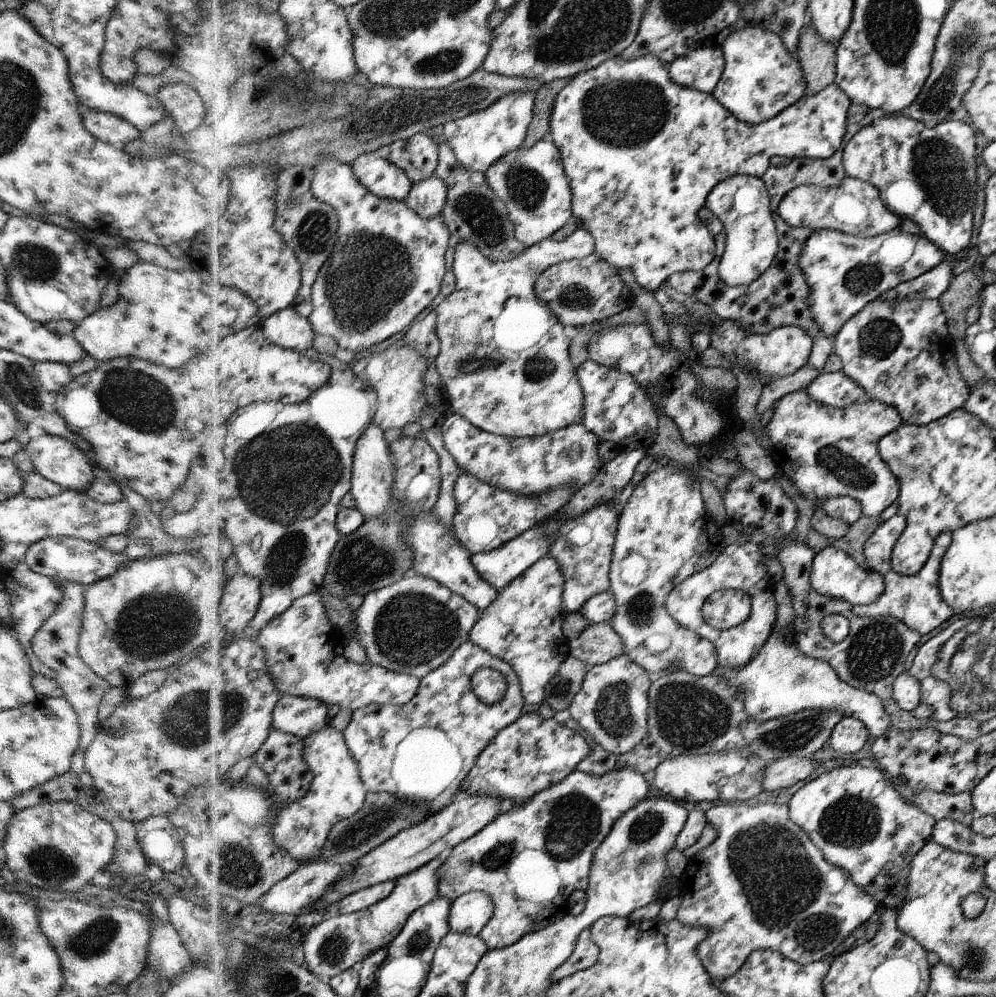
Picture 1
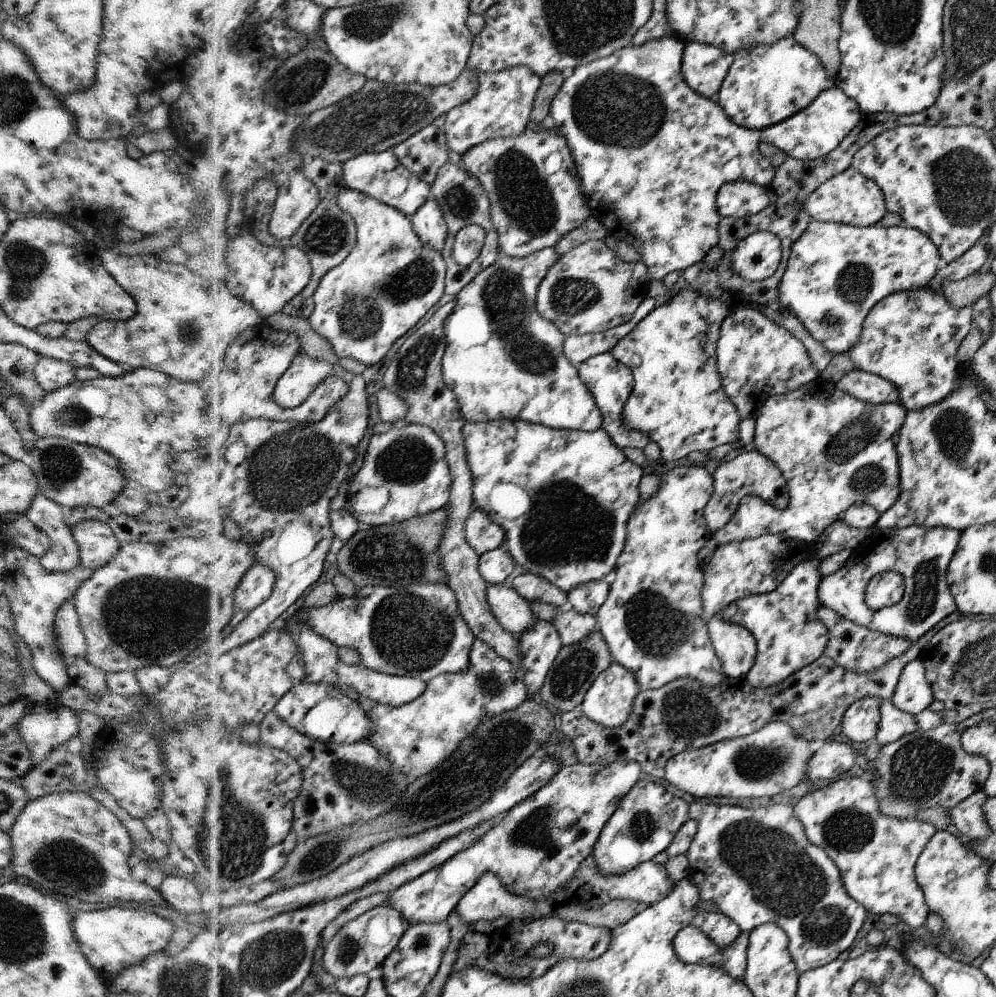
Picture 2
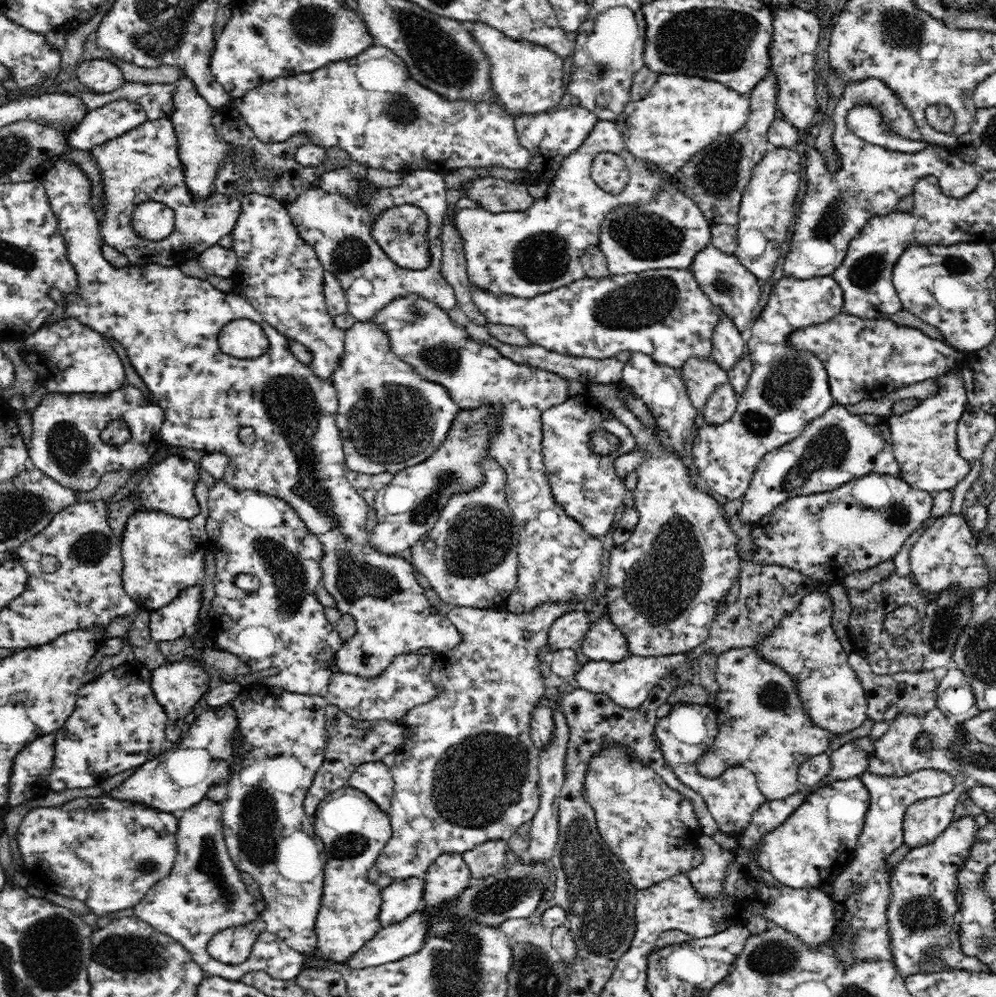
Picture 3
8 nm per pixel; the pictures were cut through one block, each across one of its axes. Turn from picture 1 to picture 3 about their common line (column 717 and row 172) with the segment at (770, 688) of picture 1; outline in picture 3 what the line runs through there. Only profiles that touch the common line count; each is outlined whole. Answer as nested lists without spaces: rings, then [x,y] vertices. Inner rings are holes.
[[[661,74],[648,94],[640,101],[631,101],[614,122],[627,149],[636,158],[650,160],[673,176],[700,149],[706,148],[718,138],[739,132],[746,125],[750,112],[750,99],[726,86],[726,83],[700,78],[698,75]]]

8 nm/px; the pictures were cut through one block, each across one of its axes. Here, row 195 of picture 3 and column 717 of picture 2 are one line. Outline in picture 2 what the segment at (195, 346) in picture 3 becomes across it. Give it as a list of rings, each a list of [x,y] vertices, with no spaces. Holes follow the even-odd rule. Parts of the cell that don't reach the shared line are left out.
[[[693,42],[684,47],[681,74],[698,94],[715,99],[734,60],[735,55],[717,46]]]

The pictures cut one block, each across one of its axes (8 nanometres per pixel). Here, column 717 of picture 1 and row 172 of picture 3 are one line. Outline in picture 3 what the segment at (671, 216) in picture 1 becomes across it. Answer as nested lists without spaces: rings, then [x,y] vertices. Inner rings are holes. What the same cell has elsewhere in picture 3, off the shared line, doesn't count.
[[[160,118],[154,121],[145,121],[133,130],[98,144],[90,152],[98,162],[100,178],[102,178],[102,197],[105,198],[102,216],[99,220],[101,226],[101,238],[103,243],[125,254],[130,265],[144,267],[147,264],[159,264],[162,266],[179,267],[190,259],[197,259],[206,249],[217,245],[218,241],[230,235],[238,220],[242,206],[242,192],[237,194],[214,193],[206,198],[194,198],[186,186],[186,171],[183,162],[178,155],[179,138],[175,132],[175,126],[170,119]],[[156,201],[171,208],[175,214],[175,230],[173,234],[164,241],[151,242],[138,238],[131,228],[131,214],[135,206],[143,202]]]

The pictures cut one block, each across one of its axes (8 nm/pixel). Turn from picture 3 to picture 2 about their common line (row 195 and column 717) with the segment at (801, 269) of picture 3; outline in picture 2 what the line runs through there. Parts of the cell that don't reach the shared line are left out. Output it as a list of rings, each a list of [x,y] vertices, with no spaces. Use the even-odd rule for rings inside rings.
[[[692,802],[689,805],[689,818],[694,819],[694,822],[698,823],[698,828],[694,836],[694,840],[690,843],[687,858],[688,869],[687,876],[698,886],[698,890],[701,891],[701,900],[712,900],[720,914],[729,916],[737,925],[741,928],[741,936],[734,941],[732,946],[726,946],[726,948],[720,948],[716,946],[714,942],[710,942],[706,936],[702,936],[698,930],[688,930],[684,928],[682,932],[678,932],[678,954],[682,954],[682,962],[700,964],[709,963],[710,966],[722,966],[726,968],[726,971],[733,976],[734,979],[742,980],[745,977],[747,965],[747,951],[749,946],[749,936],[757,926],[764,925],[766,922],[776,922],[778,926],[786,932],[789,937],[789,950],[792,952],[794,962],[797,965],[797,970],[800,973],[806,973],[809,970],[817,969],[824,966],[832,960],[836,960],[836,956],[844,950],[848,950],[852,946],[852,942],[856,940],[864,920],[868,918],[868,912],[864,910],[862,903],[858,904],[857,899],[854,899],[848,891],[845,889],[844,879],[841,877],[840,868],[837,863],[833,861],[826,854],[825,850],[822,850],[820,846],[813,846],[808,842],[809,837],[805,834],[804,824],[801,822],[793,810],[793,807],[783,803],[761,805],[756,809],[742,808],[740,805],[719,805],[719,804],[701,804],[700,802]]]

